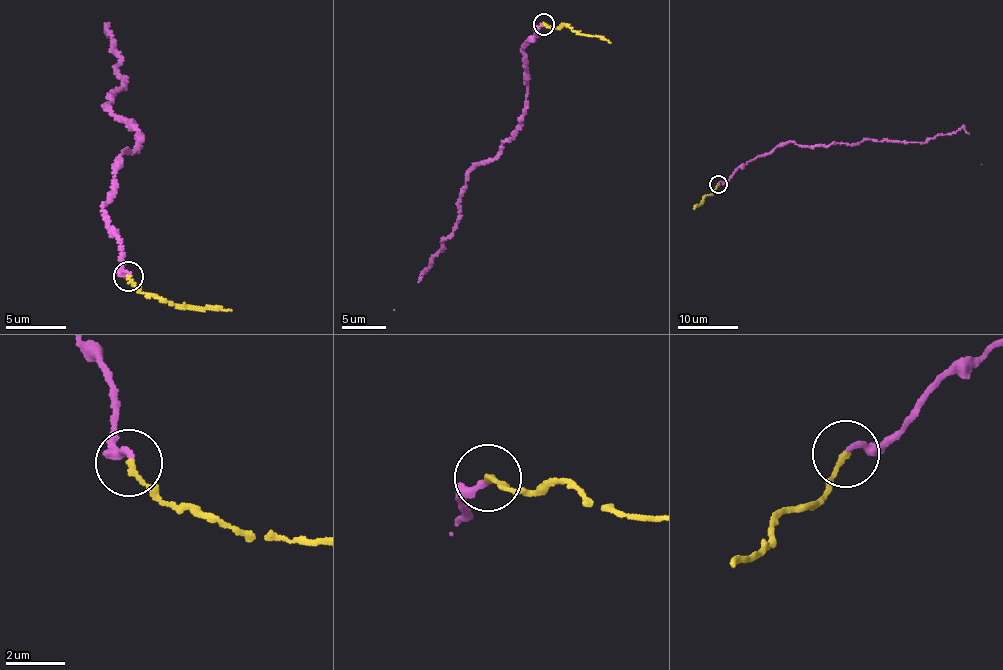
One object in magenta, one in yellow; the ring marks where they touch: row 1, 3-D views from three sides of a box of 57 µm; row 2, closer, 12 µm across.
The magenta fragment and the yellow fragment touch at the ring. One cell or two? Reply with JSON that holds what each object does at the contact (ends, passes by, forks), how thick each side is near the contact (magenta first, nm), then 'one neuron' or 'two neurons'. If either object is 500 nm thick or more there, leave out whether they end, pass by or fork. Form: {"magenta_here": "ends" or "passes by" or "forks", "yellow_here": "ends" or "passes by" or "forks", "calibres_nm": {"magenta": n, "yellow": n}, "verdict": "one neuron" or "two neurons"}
{"magenta_here": "ends", "yellow_here": "ends", "calibres_nm": {"magenta": 200, "yellow": 180}, "verdict": "one neuron"}

